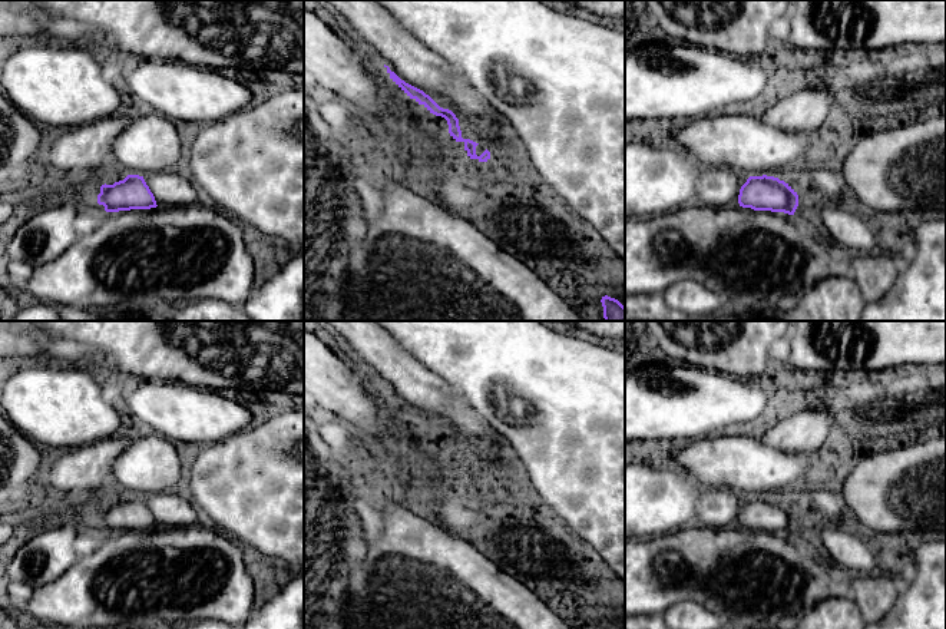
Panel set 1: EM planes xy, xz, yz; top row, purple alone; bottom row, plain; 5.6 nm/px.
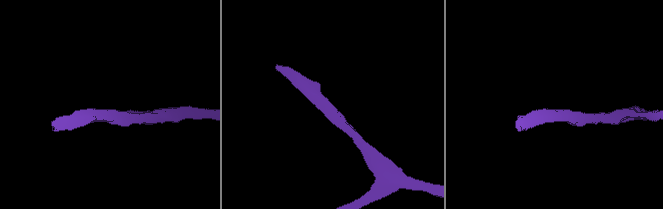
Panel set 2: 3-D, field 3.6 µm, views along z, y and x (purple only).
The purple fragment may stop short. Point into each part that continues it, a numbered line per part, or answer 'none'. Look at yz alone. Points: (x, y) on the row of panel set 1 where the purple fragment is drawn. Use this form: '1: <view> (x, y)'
none

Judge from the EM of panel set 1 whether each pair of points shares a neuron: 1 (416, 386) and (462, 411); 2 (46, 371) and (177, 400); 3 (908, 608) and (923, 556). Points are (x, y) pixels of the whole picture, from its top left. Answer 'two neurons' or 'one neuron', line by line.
1: one neuron
2: one neuron
3: one neuron

